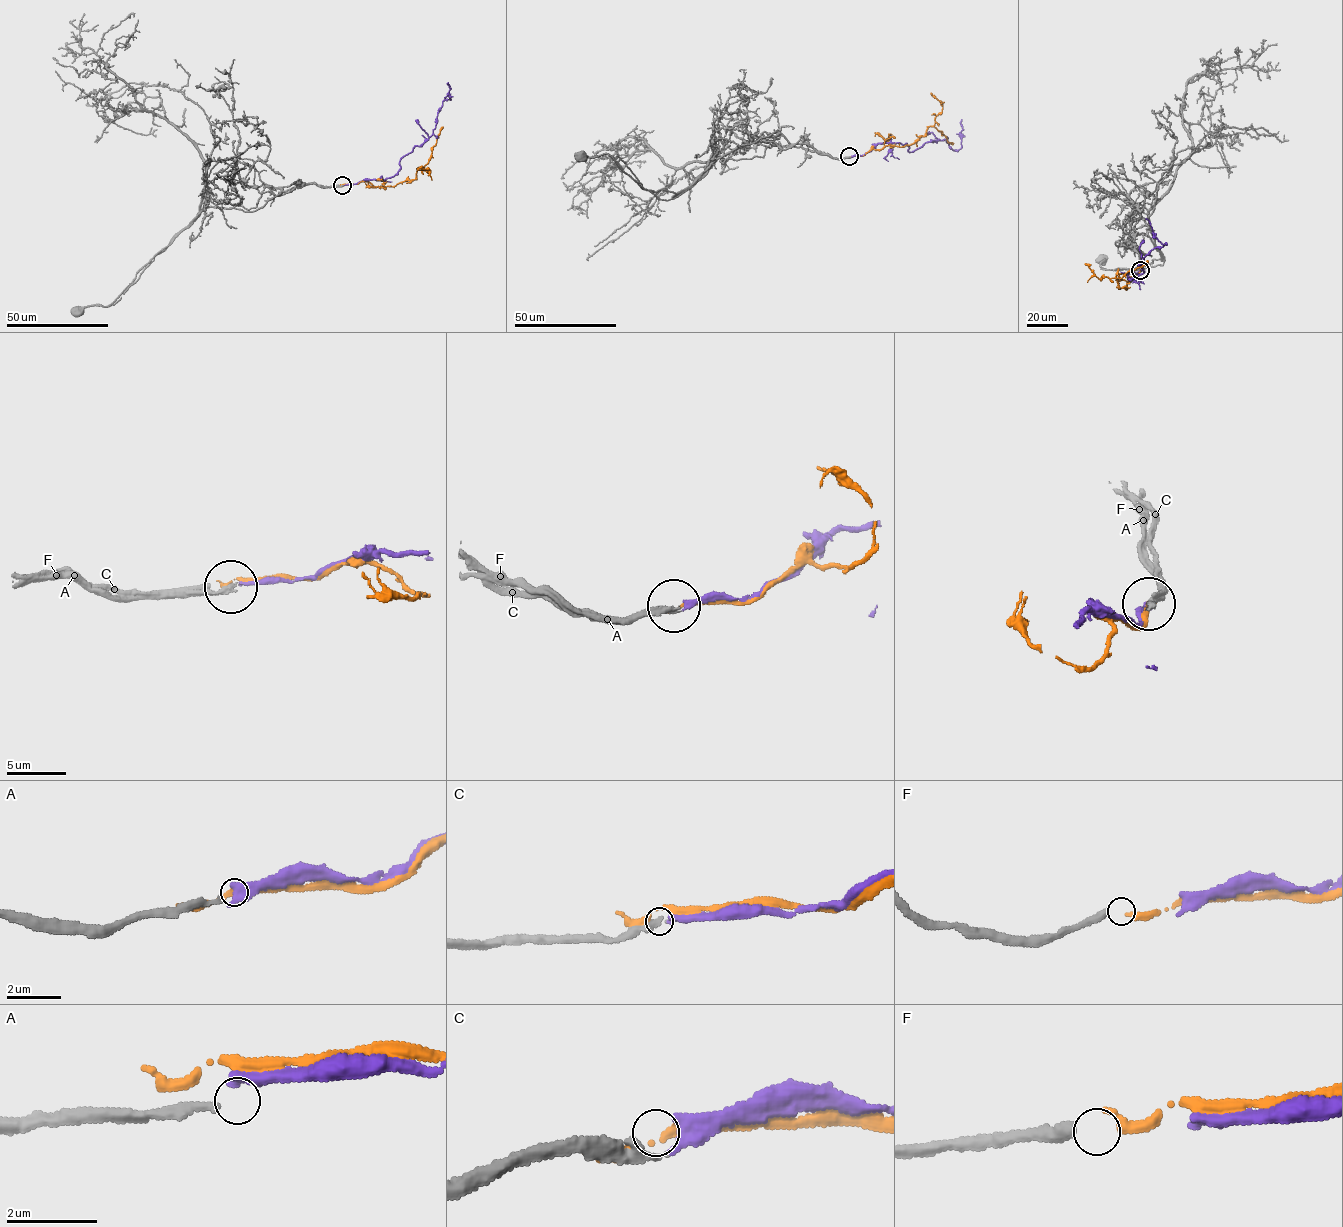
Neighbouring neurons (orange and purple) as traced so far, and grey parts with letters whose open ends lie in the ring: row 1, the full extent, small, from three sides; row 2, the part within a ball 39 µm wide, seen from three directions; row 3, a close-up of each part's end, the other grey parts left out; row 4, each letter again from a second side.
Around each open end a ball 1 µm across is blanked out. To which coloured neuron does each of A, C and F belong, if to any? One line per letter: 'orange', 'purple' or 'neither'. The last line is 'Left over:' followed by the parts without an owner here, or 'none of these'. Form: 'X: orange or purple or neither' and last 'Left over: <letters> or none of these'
A: neither
C: purple
F: orange
Left over: A

